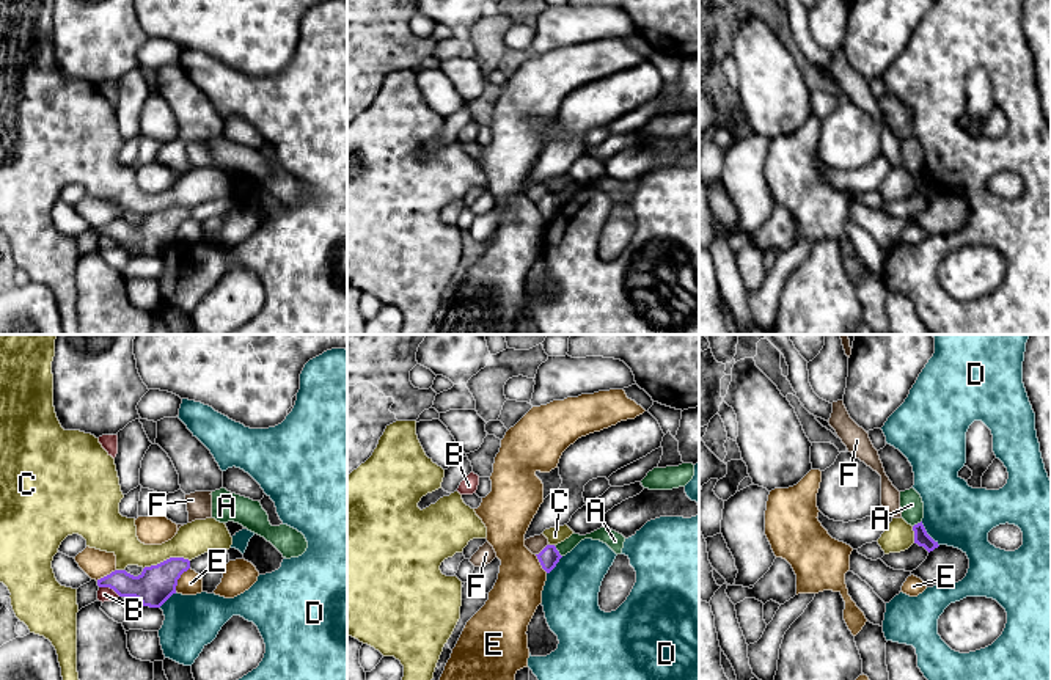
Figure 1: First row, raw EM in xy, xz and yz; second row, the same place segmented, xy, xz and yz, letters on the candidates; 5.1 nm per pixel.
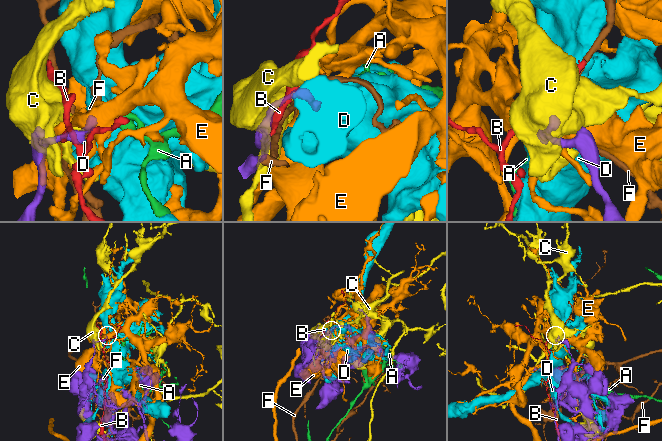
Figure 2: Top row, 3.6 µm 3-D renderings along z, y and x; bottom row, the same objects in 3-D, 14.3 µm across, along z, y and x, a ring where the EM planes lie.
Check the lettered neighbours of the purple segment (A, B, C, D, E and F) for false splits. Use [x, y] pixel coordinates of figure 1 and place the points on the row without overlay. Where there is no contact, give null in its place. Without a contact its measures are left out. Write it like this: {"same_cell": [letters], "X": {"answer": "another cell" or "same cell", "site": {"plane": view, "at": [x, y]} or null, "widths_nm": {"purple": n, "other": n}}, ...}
{"same_cell": [], "A": {"answer": "another cell", "site": {"plane": "xz", "at": [558, 200]}, "widths_nm": {"purple": 100, "other": 80}}, "B": {"answer": "another cell", "site": {"plane": "xy", "at": [110, 236]}, "widths_nm": {"purple": 190, "other": 80}}, "C": {"answer": "another cell", "site": {"plane": "xy", "at": [167, 208]}, "widths_nm": {"purple": 190, "other": 180}}, "D": {"answer": "another cell", "site": {"plane": "yz", "at": [927, 182]}, "widths_nm": {"purple": 80, "other": 320}}, "E": {"answer": "another cell", "site": {"plane": "xy", "at": [178, 226]}, "widths_nm": {"purple": 190, "other": 130}}, "F": {"answer": "another cell", "site": {"plane": "xz", "at": [544, 197]}, "widths_nm": {"purple": 100, "other": 90}}}

